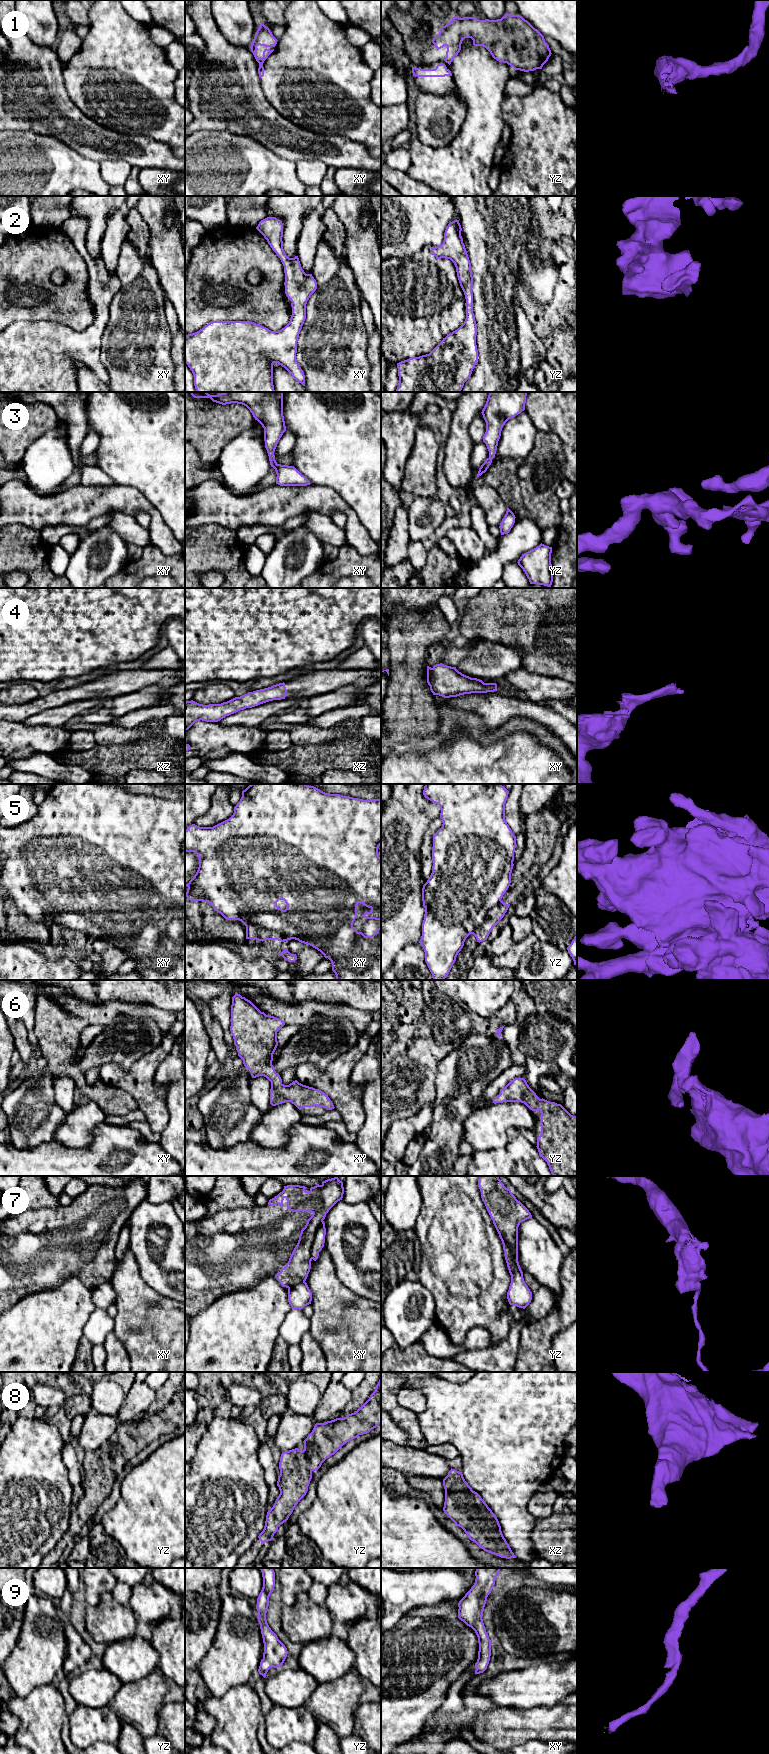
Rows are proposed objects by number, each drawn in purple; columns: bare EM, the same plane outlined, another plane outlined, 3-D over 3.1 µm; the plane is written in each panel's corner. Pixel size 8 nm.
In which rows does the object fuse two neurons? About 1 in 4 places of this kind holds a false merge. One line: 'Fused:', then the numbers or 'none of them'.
Fused: 1, 5, 7

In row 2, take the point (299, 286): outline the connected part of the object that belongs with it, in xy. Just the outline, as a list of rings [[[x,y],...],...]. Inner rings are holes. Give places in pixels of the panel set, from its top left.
[[[276,217],[261,220],[256,229],[264,236],[272,250],[280,258],[285,273],[285,294],[290,299],[292,315],[289,323],[278,331],[250,321],[212,321],[199,331],[185,334],[185,363],[194,375],[194,386],[197,392],[275,392],[273,385],[273,364],[278,363],[303,386],[305,375],[296,359],[297,342],[306,319],[306,304],[317,289],[317,282],[312,274],[306,274],[301,267],[298,256],[289,258],[283,249],[283,224]]]

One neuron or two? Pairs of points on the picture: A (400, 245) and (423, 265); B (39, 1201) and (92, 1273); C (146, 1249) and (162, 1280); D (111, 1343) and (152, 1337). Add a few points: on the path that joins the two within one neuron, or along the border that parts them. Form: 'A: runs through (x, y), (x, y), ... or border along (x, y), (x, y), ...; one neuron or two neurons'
A: border along (421, 249), (409, 257); two neurons
B: border along (59, 1205), (32, 1210); two neurons
C: runs through (154, 1257), (162, 1265), (162, 1272); one neuron
D: border along (113, 1331), (122, 1343), (130, 1361); two neurons

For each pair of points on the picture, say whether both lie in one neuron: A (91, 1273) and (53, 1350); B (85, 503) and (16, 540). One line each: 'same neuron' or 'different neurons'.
A: different neurons
B: different neurons

